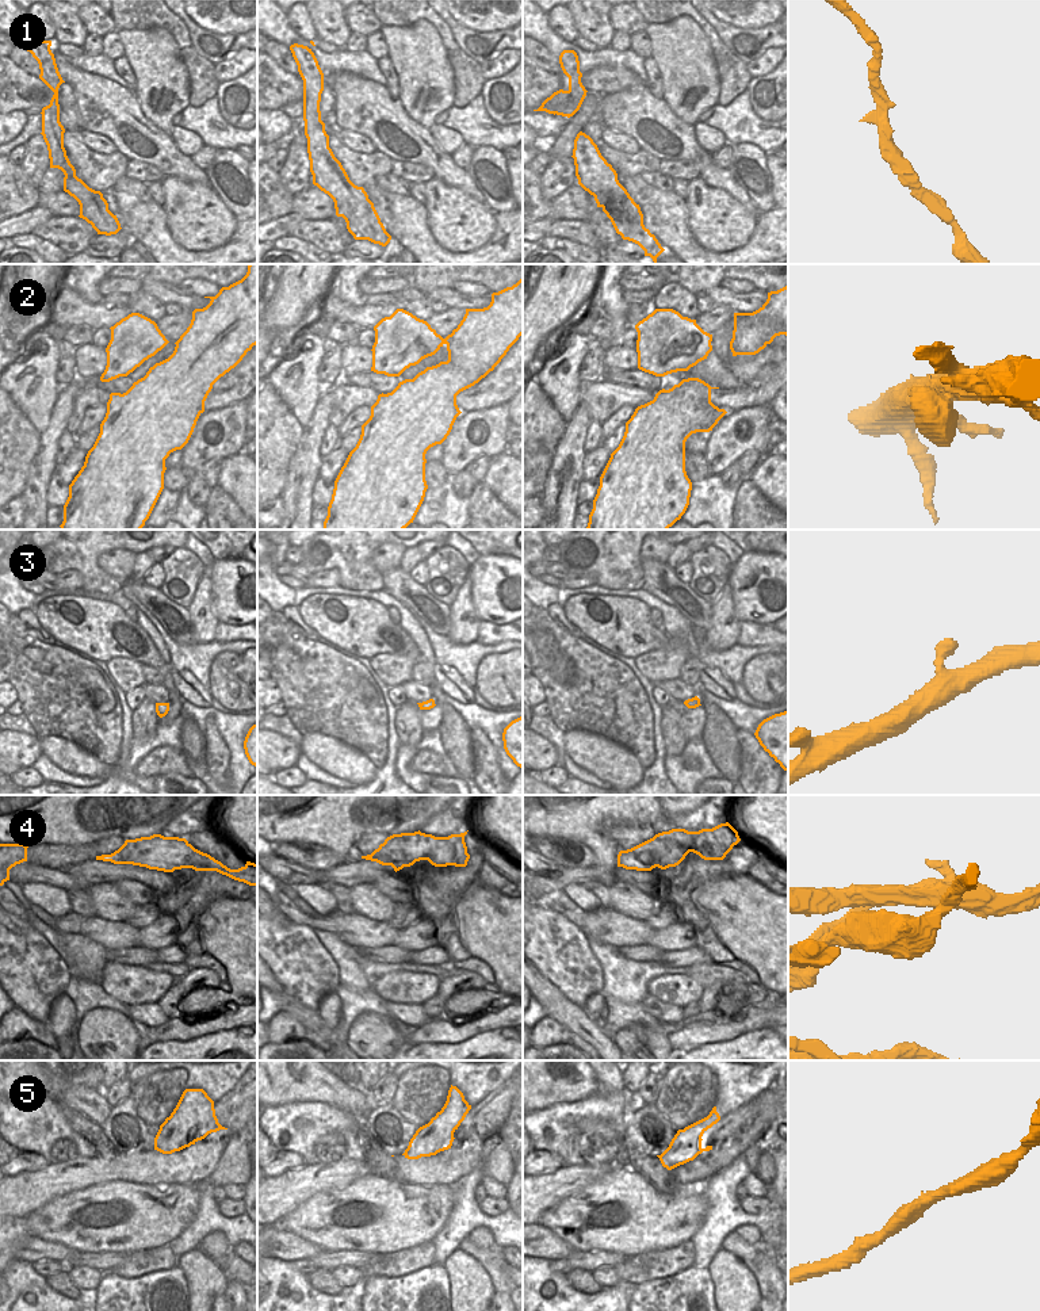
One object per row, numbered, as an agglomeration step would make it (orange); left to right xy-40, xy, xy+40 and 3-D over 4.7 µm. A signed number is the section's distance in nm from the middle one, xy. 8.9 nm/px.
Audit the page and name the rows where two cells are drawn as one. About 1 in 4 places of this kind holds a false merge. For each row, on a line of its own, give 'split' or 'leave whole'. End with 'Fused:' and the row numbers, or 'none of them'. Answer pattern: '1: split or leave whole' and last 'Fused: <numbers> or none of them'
1: leave whole
2: leave whole
3: leave whole
4: split
5: leave whole
Fused: 4

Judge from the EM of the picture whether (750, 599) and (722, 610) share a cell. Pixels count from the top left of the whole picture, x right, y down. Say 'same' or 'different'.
different

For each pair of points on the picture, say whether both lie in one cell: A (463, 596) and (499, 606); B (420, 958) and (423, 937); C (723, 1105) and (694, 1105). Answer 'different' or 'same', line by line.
A: different
B: different
C: different

